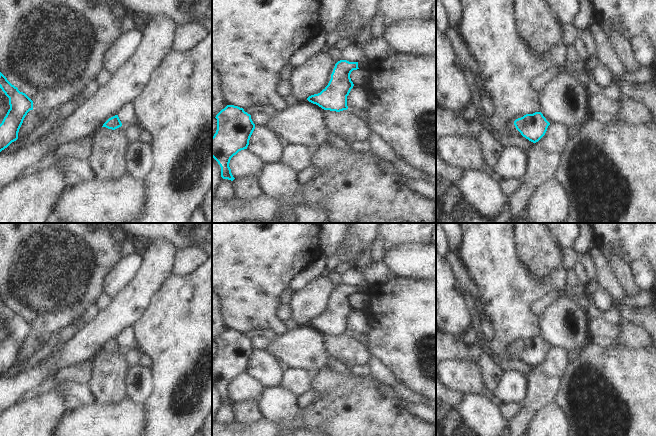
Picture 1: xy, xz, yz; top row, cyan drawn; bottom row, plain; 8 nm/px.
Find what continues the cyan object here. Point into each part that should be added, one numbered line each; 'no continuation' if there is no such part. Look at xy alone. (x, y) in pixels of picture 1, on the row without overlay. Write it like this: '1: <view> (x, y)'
no continuation

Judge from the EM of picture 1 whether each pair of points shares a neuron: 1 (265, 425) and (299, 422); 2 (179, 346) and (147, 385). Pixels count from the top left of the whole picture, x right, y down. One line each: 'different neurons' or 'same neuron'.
1: same neuron
2: different neurons

